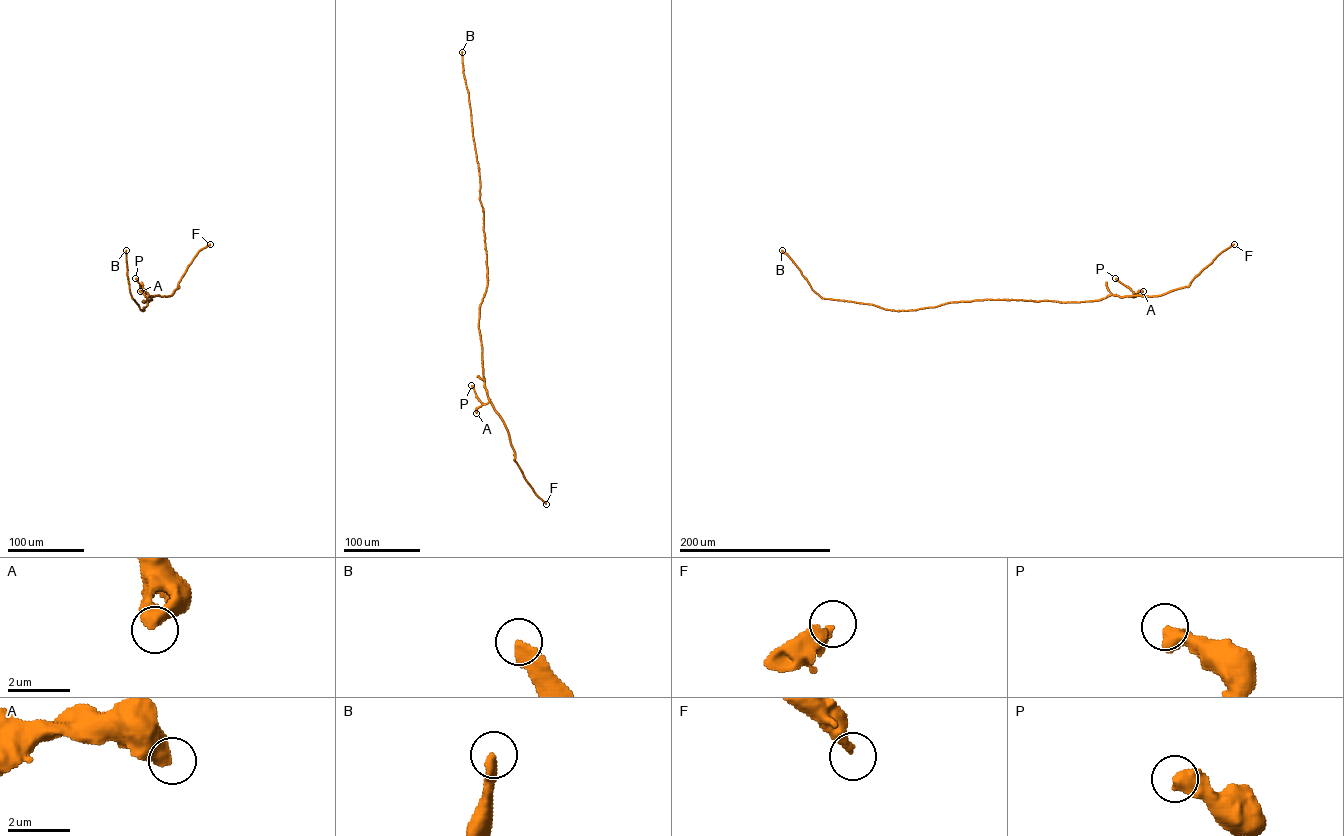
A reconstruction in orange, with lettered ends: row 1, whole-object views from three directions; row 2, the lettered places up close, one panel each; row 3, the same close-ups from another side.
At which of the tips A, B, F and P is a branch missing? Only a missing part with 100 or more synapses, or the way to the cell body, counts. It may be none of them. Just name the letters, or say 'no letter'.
B

